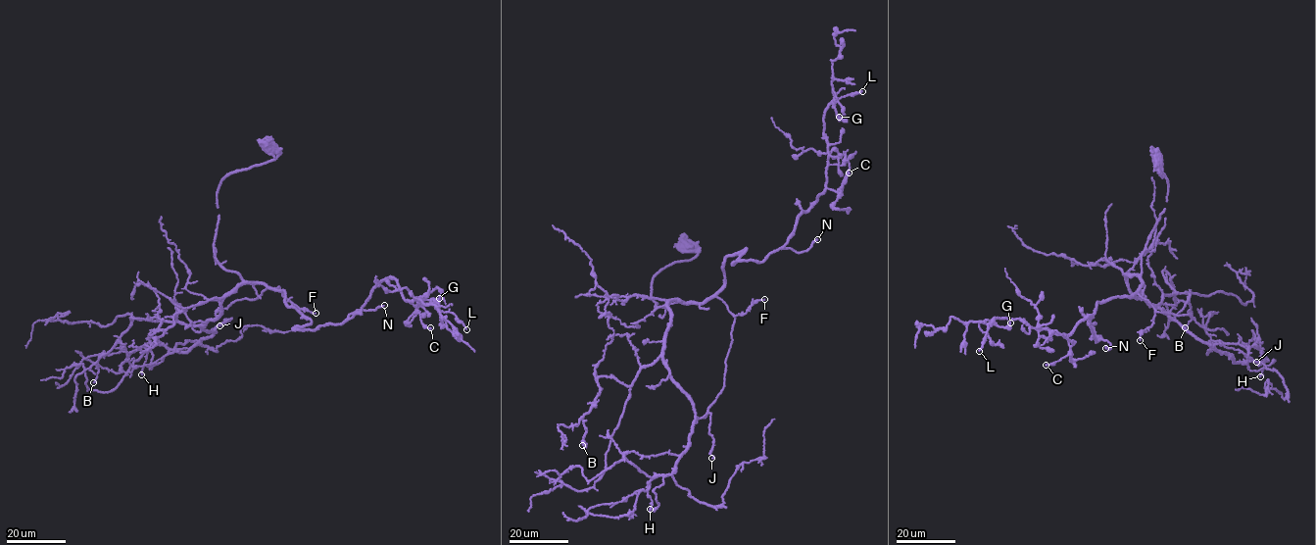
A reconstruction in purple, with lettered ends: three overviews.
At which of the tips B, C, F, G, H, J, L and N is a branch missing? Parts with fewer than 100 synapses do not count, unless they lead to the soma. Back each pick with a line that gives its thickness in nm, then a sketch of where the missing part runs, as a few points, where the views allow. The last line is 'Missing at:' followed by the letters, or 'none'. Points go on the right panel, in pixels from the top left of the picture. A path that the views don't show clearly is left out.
N: calibre 220 nm; course (1105, 348), (1108, 358), (1118, 353), (1140, 352), (1137, 363), (1139, 366), (1155, 359), (1157, 354)
Missing at: N

